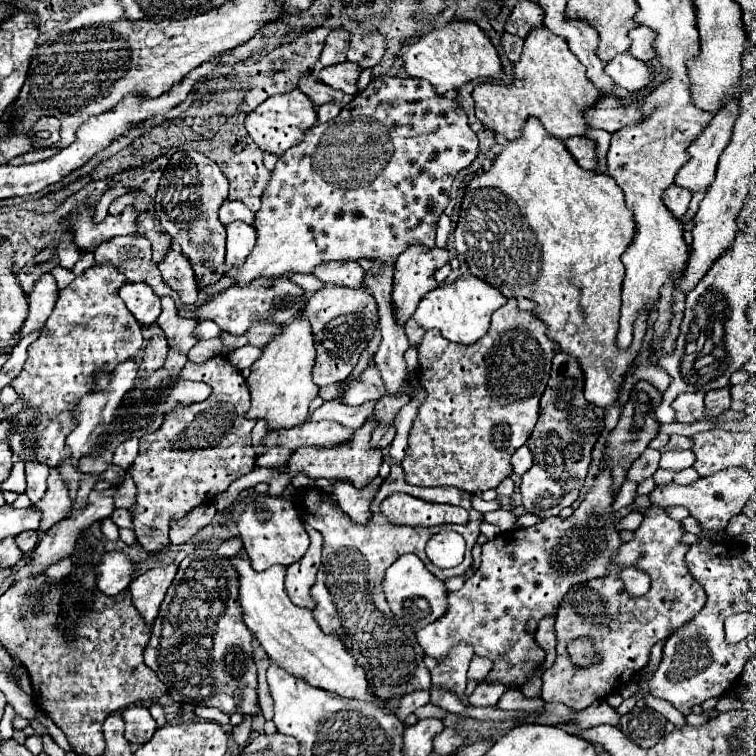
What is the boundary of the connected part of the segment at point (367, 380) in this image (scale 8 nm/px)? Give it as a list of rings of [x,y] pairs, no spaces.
[[[366,368],[358,378],[346,378],[340,382],[338,402],[346,402],[350,406],[360,406],[368,400],[378,400],[386,394],[384,382],[376,368]]]

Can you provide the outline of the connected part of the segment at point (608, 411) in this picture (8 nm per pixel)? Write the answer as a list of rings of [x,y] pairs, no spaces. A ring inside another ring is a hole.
[[[611,405],[605,408],[604,424],[609,431],[613,430],[619,420],[621,409],[617,405]]]

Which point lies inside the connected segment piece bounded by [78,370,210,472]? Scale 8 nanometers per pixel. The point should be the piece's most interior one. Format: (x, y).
(143, 410)

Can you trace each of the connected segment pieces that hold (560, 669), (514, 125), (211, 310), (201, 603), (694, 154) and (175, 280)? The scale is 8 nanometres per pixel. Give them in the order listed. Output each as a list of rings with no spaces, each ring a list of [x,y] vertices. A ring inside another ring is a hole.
[[[650,506],[634,540],[620,546],[618,558],[624,558],[624,564],[644,566],[652,578],[652,588],[642,598],[630,596],[616,574],[572,586],[556,612],[554,628],[558,656],[554,666],[542,674],[540,698],[544,702],[562,702],[574,710],[584,710],[592,702],[604,700],[606,694],[618,690],[646,666],[650,648],[658,640],[668,638],[702,610],[706,594],[684,566],[684,554],[690,548],[682,542],[684,534],[682,524],[670,518],[664,508]],[[580,636],[590,638],[596,650],[596,660],[586,668],[574,666],[570,654],[566,654],[566,646]]]
[[[546,26],[530,30],[524,38],[524,50],[520,60],[514,62],[510,84],[480,82],[472,92],[476,116],[506,140],[518,138],[524,120],[530,116],[538,116],[542,126],[556,138],[584,136],[588,126],[582,118],[582,108],[592,106],[600,96],[602,94],[586,78],[582,62],[568,50],[568,42],[546,30]]]
[[[256,278],[248,286],[230,286],[222,292],[218,292],[212,300],[198,304],[194,310],[194,316],[198,322],[214,320],[222,330],[240,336],[248,330],[252,320],[266,320],[266,322],[272,322],[278,326],[290,322],[296,316],[296,312],[304,310],[306,296],[308,294],[300,286],[296,286],[294,282],[290,282],[286,278],[282,278],[274,284],[270,284],[268,278]]]
[[[212,546],[194,548],[178,566],[176,578],[166,592],[158,618],[152,624],[152,638],[144,650],[144,662],[166,684],[178,704],[216,706],[226,714],[256,714],[256,666],[252,660],[252,632],[242,620],[238,602],[238,576],[228,558],[220,558]]]
[[[732,98],[732,100],[708,122],[706,130],[704,130],[696,140],[692,140],[692,144],[688,146],[690,160],[678,171],[675,184],[684,186],[684,188],[688,188],[688,190],[692,190],[692,192],[696,192],[696,190],[706,190],[706,188],[712,184],[714,174],[716,174],[718,158],[720,158],[720,154],[724,152],[724,148],[728,146],[728,142],[730,142],[730,138],[732,138],[732,128],[734,128],[734,122],[736,122],[738,116],[740,116],[740,100]]]
[[[170,248],[166,252],[166,258],[158,264],[162,270],[164,282],[168,282],[178,294],[184,304],[196,304],[200,300],[200,290],[198,290],[198,280],[194,278],[194,268],[190,266],[190,260],[180,252]]]

